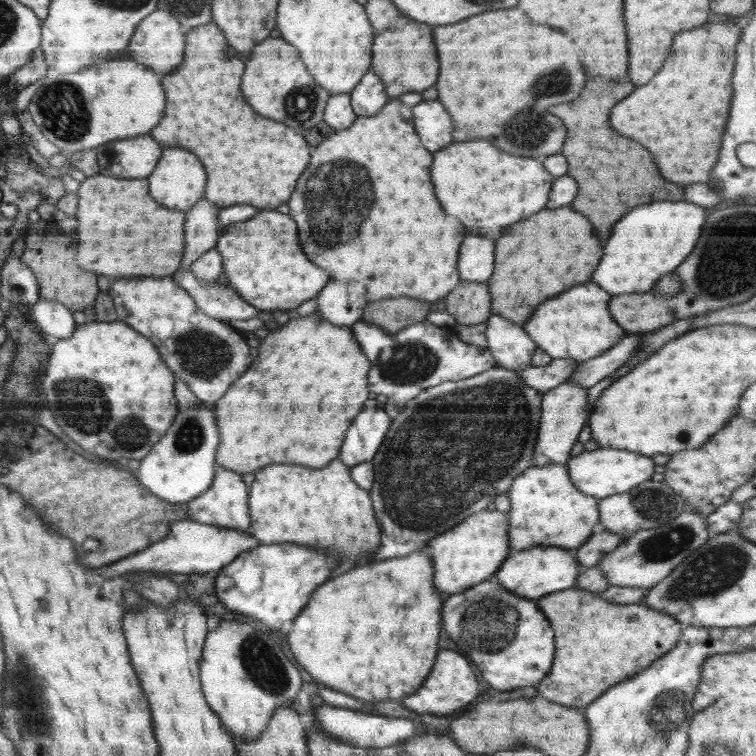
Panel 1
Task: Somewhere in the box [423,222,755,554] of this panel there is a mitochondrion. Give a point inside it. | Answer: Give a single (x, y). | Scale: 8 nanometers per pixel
(653, 503)

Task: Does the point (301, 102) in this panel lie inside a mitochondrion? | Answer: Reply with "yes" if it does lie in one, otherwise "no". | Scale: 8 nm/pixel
yes

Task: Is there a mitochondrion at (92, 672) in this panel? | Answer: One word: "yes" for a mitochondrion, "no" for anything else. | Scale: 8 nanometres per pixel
no

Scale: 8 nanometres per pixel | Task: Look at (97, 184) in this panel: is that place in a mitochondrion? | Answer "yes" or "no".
no

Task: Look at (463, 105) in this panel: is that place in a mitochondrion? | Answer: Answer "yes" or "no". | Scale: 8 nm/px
no

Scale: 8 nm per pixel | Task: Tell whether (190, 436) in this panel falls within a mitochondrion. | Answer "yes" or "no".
yes

